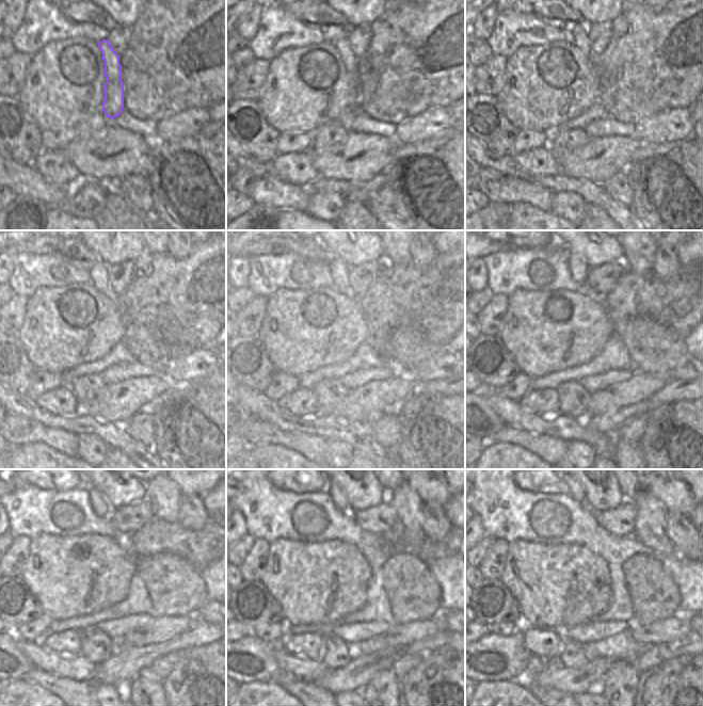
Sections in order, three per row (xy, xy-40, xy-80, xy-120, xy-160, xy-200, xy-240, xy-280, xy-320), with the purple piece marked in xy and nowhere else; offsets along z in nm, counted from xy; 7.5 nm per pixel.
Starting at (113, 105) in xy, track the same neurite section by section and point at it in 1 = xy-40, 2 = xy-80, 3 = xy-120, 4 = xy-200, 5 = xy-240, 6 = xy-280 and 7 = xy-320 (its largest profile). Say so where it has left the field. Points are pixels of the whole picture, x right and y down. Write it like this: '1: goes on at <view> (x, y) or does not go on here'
1: goes on at xy-40 (342, 45)
2: goes on at xy-80 (577, 33)
3: goes on at xy-120 (99, 272)
4: goes on at xy-200 (577, 268)
5: goes on at xy-240 (100, 508)
6: goes on at xy-280 (337, 496)
7: goes on at xy-320 (576, 491)

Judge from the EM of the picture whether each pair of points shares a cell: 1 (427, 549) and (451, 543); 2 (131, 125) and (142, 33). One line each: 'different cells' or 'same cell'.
1: same cell
2: different cells

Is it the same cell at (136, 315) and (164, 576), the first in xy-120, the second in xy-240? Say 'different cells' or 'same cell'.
different cells

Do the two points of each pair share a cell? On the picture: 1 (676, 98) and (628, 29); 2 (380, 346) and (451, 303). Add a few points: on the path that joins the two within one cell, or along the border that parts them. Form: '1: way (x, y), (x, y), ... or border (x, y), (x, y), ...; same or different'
1: way (676, 81), (673, 75), (645, 46); same
2: way (386, 324), (408, 303), (430, 303); same

